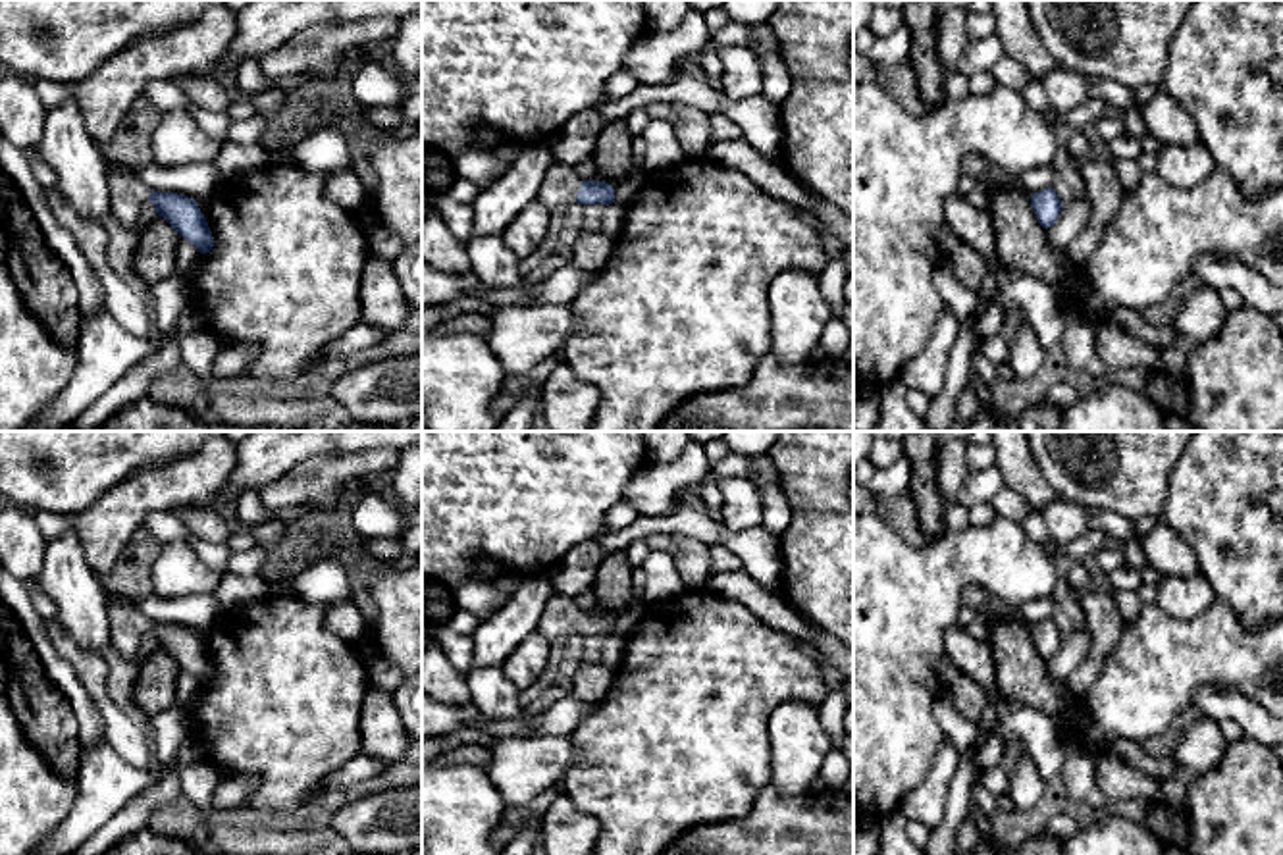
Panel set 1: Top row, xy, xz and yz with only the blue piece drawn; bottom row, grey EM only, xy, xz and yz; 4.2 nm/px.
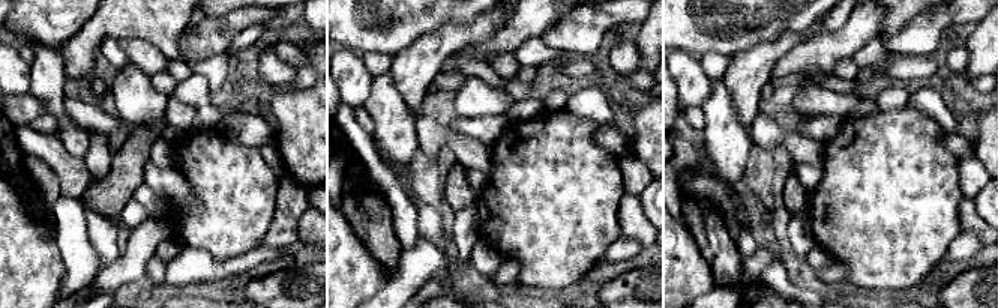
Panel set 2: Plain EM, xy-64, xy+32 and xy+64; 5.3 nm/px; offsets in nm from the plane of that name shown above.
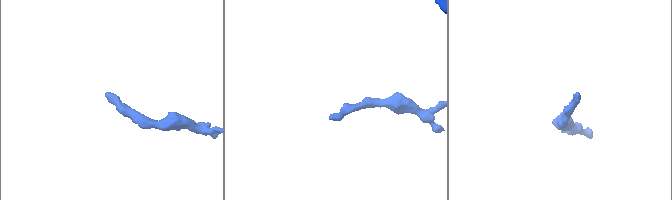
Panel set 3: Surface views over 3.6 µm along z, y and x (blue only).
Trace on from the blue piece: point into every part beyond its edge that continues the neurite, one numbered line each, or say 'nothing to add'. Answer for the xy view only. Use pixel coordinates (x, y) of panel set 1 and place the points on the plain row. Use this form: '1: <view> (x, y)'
1: xy (128, 624)

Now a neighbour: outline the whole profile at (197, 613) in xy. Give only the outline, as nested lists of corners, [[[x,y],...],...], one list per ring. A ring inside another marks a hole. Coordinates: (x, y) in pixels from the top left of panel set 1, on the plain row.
[[[152,593],[133,603],[150,622],[185,626],[196,634],[210,630],[223,610],[216,595],[164,599]]]

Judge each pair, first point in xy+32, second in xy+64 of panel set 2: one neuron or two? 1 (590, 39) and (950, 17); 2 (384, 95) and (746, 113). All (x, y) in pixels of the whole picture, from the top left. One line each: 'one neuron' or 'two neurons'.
1: one neuron
2: two neurons

